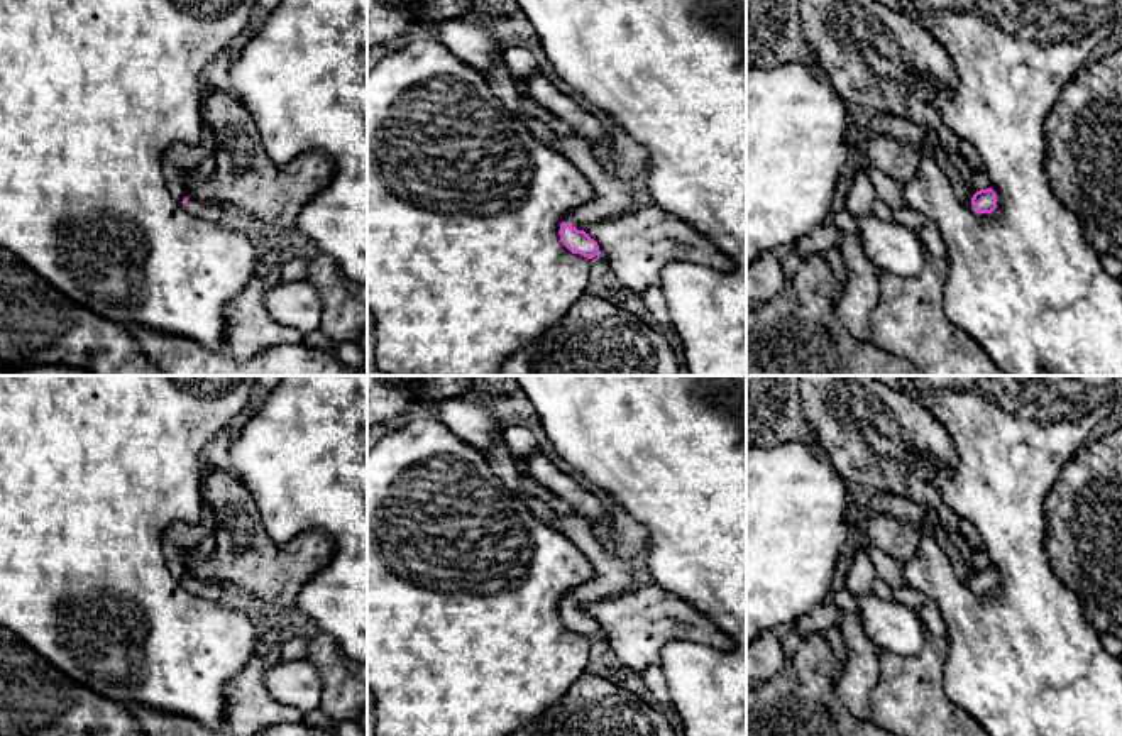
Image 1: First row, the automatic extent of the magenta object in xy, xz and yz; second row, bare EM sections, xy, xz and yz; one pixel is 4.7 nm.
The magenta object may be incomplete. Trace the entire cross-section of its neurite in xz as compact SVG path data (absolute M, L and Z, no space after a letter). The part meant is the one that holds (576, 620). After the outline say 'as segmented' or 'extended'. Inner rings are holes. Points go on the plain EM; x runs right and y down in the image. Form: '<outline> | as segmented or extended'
M575 511L553 513L553 525L577 545L594 568L589 582L564 597L560 619L572 633L596 636L601 633L599 624L584 606L635 589L638 585L635 568L604 547L599 531L586 516Z | extended

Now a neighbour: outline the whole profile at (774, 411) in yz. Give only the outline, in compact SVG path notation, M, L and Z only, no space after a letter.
M746 376L746 453L784 442L804 442L828 457L802 415L799 376Z

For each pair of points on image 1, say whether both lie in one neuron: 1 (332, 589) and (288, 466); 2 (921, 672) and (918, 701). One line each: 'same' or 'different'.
1: same
2: same

